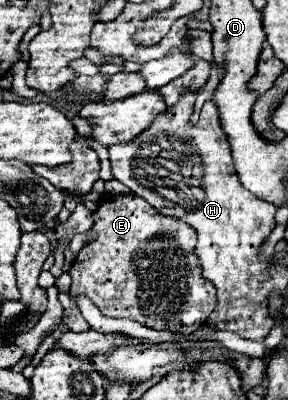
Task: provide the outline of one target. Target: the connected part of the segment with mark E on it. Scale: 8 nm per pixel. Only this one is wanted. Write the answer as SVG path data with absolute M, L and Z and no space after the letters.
M106 195L94 211L94 227L90 229L90 235L96 239L82 247L70 269L72 299L76 299L80 293L86 293L102 311L102 315L132 319L158 331L164 329L190 335L208 321L216 307L216 287L202 277L200 259L194 251L196 231L192 231L188 223L162 217L138 195Z

